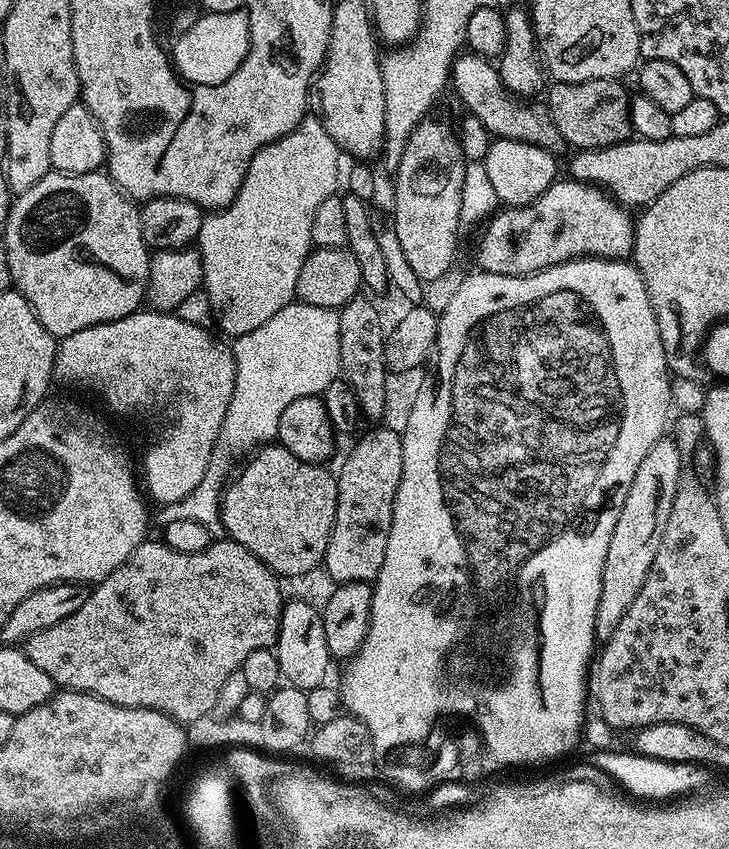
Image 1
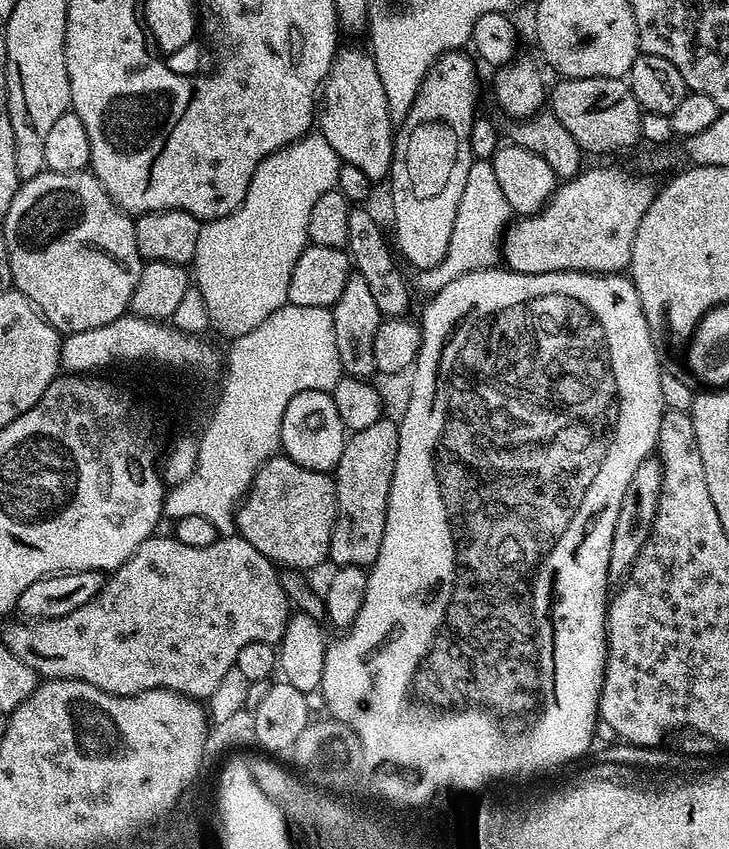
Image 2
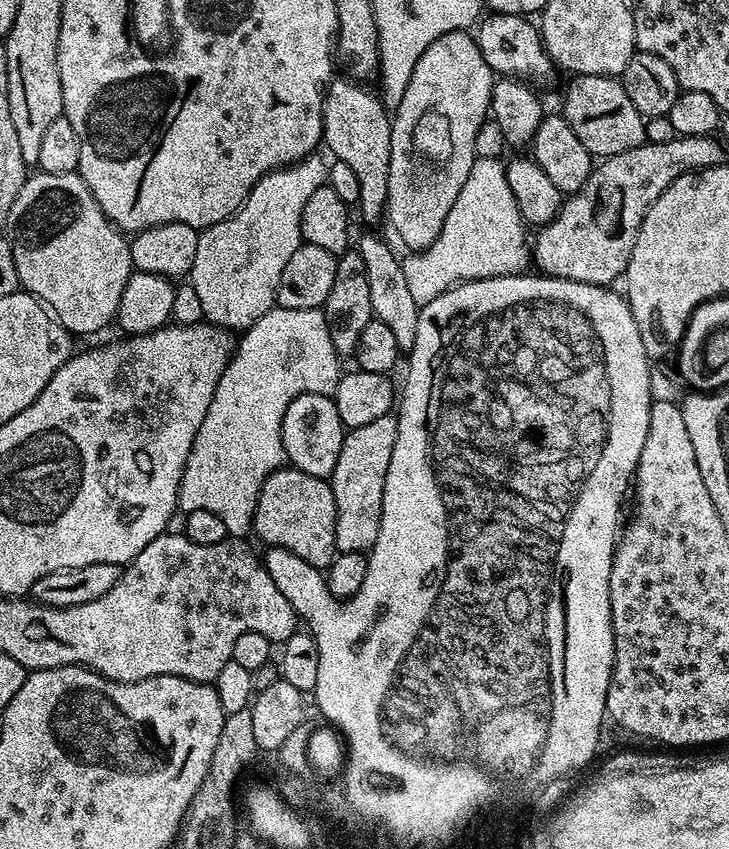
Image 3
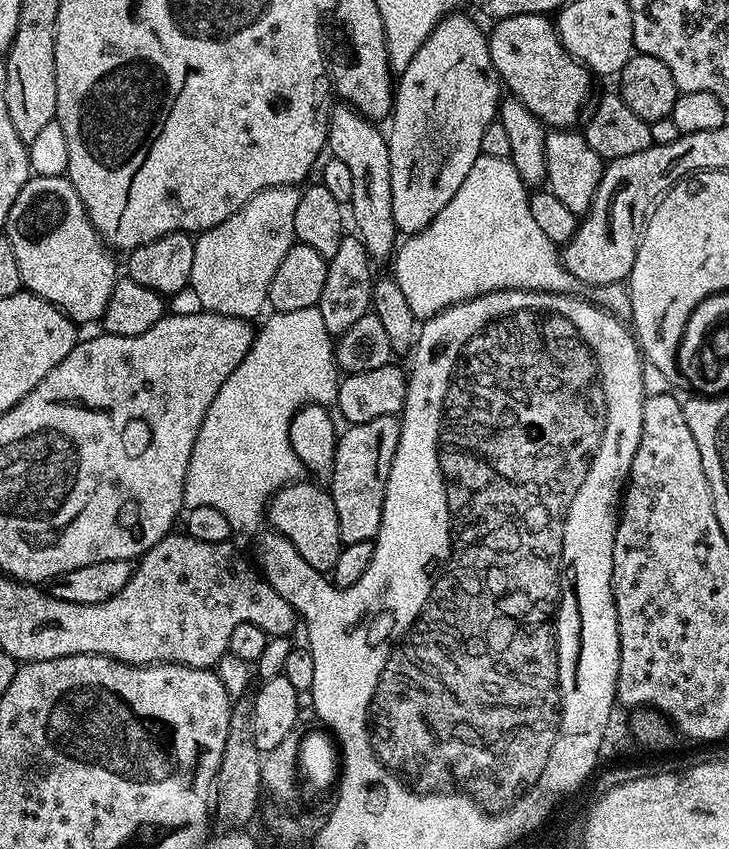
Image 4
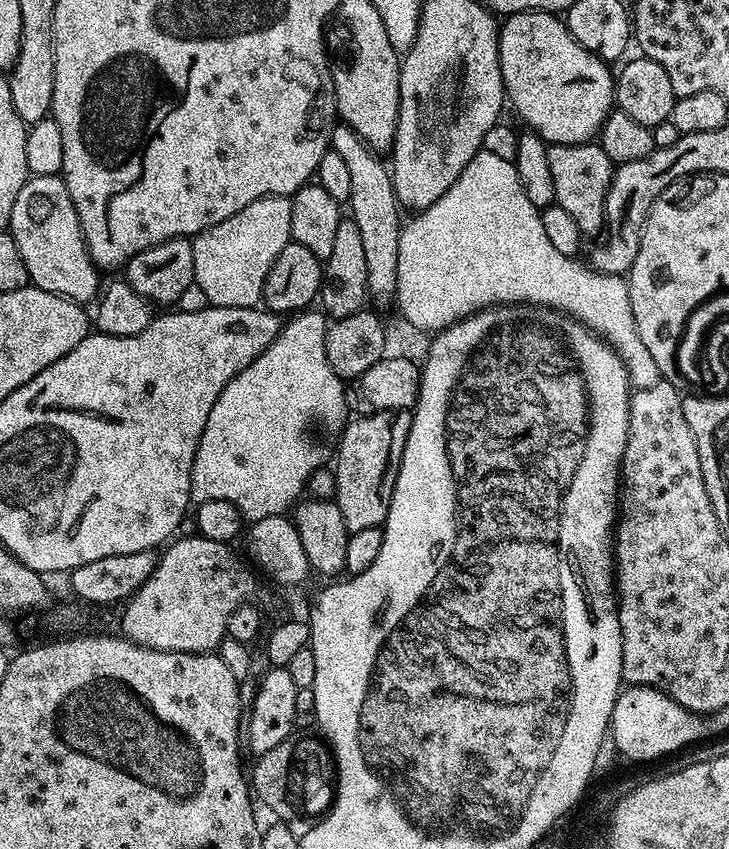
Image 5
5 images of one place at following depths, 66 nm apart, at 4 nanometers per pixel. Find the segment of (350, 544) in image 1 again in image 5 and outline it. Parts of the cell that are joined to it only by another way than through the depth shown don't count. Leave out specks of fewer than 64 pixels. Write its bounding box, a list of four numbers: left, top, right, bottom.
[334,408,412,533]

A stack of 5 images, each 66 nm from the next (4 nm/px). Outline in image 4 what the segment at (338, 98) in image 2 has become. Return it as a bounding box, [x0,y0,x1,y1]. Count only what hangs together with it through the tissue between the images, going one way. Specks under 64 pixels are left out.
[326,102,398,262]

